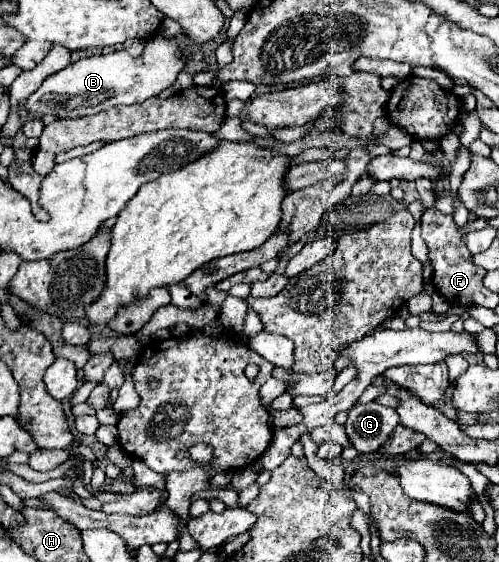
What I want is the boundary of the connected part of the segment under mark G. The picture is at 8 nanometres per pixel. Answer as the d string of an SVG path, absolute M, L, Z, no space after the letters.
M378 402L354 404L348 410L348 420L344 430L350 438L350 444L360 452L376 452L390 436L394 426L400 422L394 408L382 406Z

